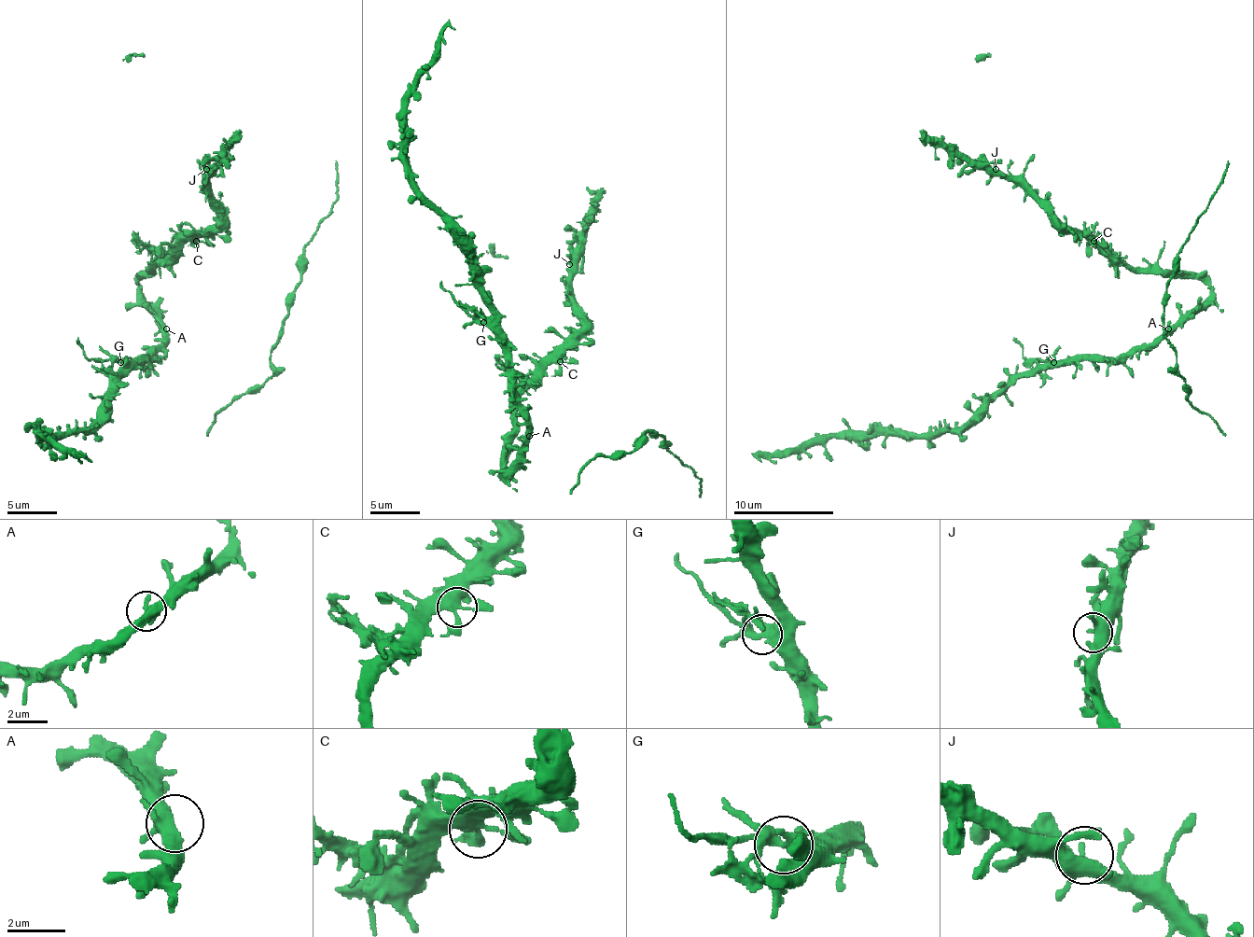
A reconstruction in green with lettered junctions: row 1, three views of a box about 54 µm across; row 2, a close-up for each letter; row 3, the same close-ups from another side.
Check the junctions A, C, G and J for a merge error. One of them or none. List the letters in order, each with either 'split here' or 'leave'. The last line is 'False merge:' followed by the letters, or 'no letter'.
A: leave
C: leave
G: split here
J: leave
False merge: G

